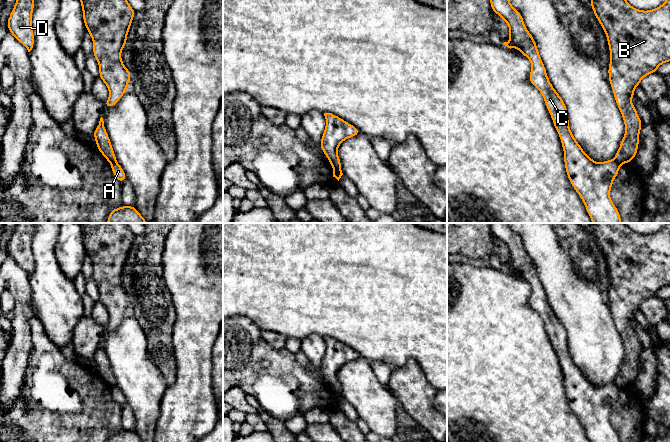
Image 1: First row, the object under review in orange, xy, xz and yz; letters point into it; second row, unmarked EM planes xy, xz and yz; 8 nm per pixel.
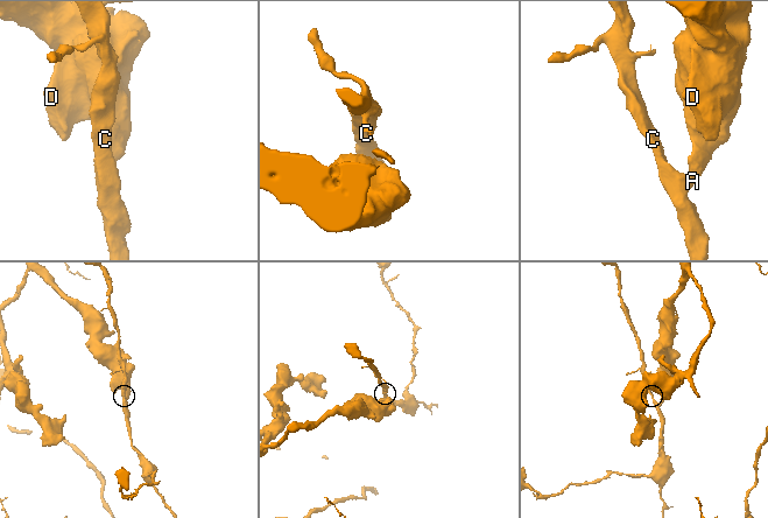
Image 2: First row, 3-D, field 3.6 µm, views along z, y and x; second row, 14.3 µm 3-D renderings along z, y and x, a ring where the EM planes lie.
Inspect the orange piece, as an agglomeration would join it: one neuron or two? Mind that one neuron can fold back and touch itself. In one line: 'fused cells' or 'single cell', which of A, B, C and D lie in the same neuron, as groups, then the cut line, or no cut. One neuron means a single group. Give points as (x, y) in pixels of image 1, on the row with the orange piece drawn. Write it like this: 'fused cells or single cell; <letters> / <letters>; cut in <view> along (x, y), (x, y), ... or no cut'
fused cells; A C / B D; cut in xz along (333, 167), (341, 171)

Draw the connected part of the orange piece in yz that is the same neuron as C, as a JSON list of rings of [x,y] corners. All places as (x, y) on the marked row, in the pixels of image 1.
[[[490,0],[490,5],[492,11],[509,26],[510,41],[504,42],[504,45],[518,49],[532,64],[529,81],[544,98],[561,139],[568,179],[582,199],[592,223],[622,223],[618,209],[610,198],[620,164],[615,160],[595,162],[583,151],[570,130],[566,104],[550,83],[536,42],[527,30],[522,15],[509,0]]]

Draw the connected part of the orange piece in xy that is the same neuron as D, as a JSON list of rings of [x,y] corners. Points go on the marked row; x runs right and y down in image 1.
[[[17,0],[7,21],[10,33],[27,48],[28,52],[35,43],[32,29],[33,10],[34,0]]]

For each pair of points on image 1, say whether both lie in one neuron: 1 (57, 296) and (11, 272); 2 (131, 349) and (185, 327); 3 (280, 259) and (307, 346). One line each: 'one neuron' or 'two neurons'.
1: two neurons
2: two neurons
3: two neurons

